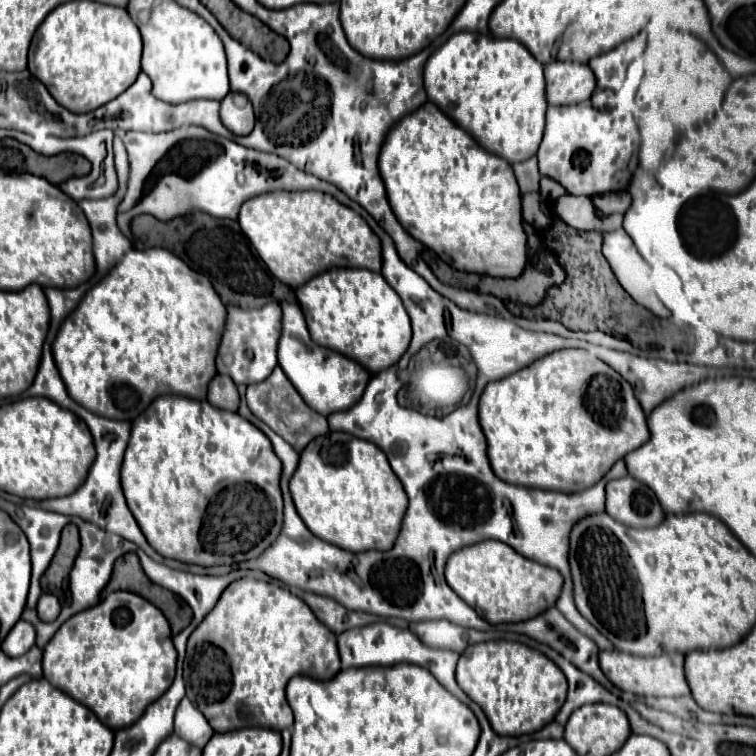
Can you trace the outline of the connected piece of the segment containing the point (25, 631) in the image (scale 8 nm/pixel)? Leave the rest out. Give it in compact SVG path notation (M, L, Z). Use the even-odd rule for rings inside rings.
M20 619L14 629L8 633L6 641L2 643L2 651L10 657L20 657L26 651L32 649L32 645L36 643L36 629L32 623Z

